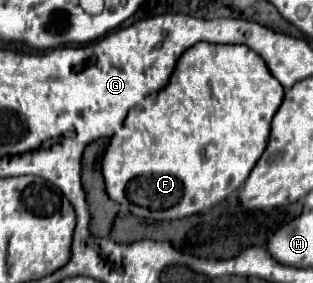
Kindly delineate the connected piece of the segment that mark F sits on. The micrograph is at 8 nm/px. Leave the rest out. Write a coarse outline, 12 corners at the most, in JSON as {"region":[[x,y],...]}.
{"region":[[193,44],[101,164],[133,216],[213,208],[263,154],[283,86]]}

